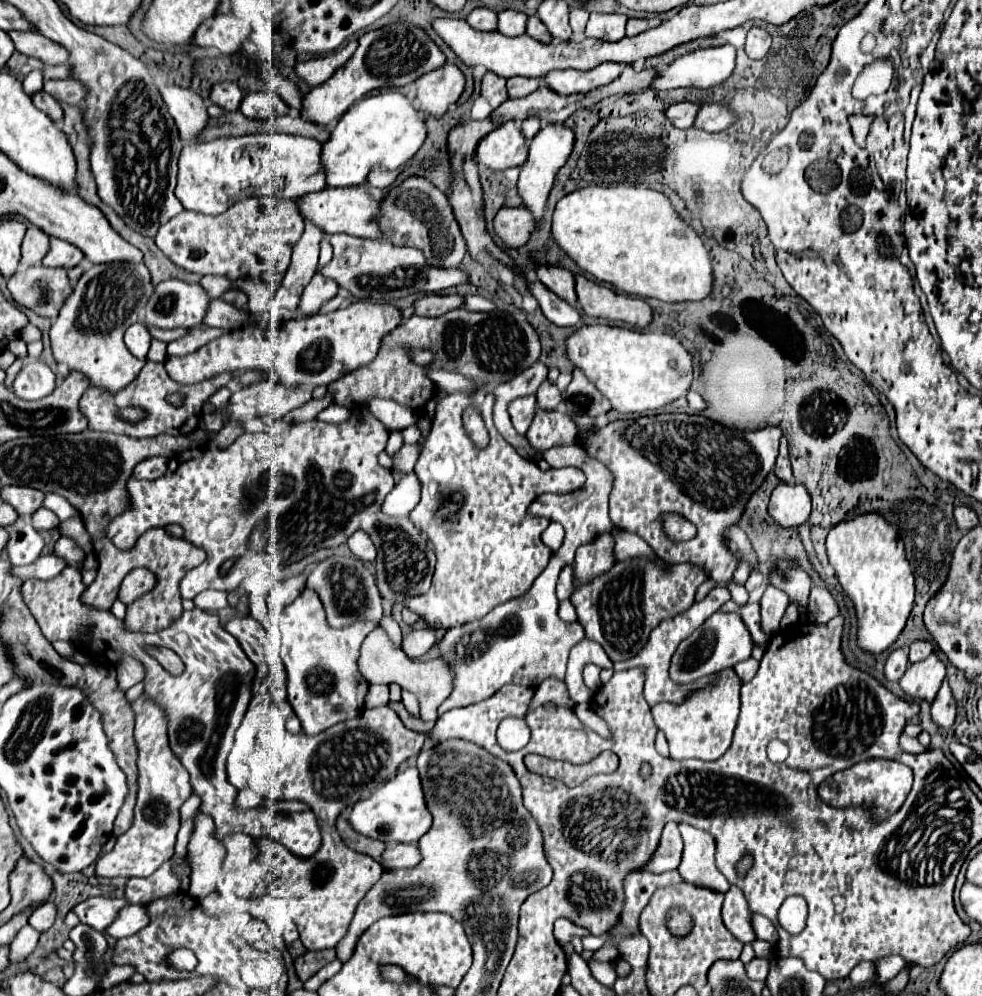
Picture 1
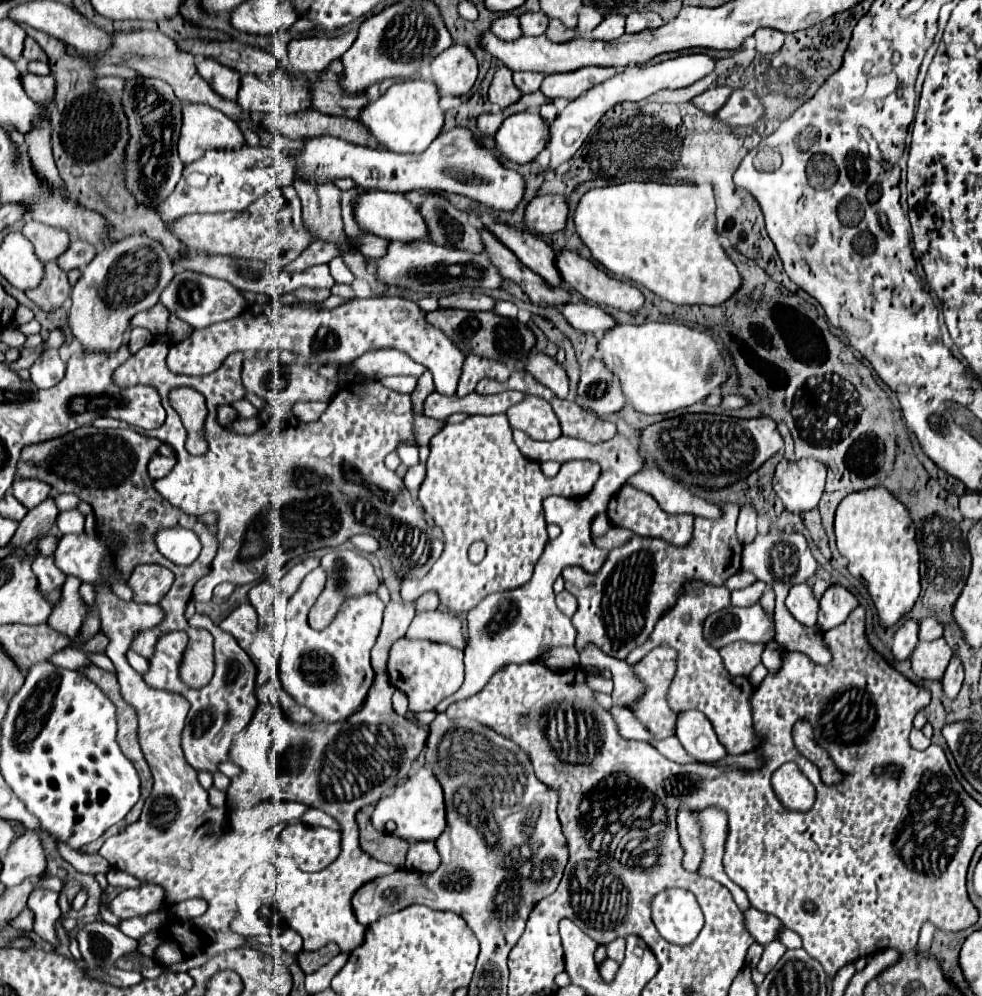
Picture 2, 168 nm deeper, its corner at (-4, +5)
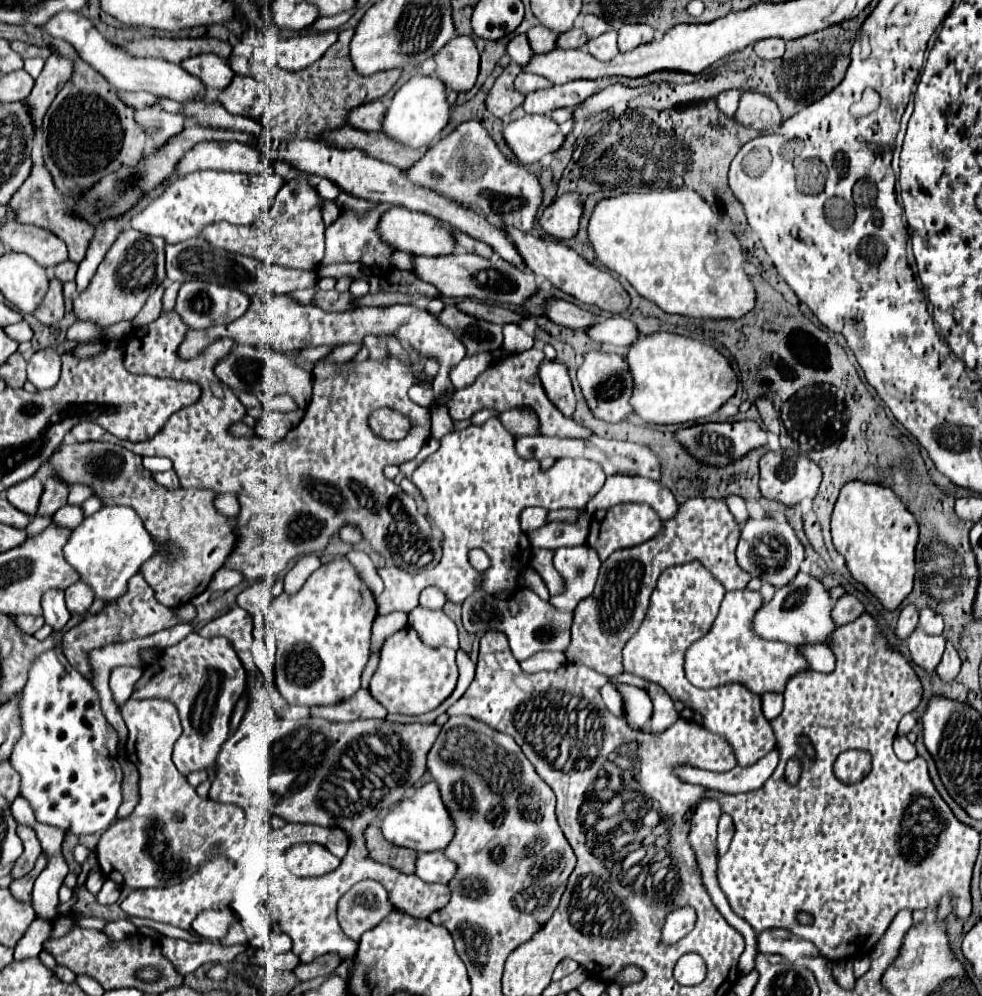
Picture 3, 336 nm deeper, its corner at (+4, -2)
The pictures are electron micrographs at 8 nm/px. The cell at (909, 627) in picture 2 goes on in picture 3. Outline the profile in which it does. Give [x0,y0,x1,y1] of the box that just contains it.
[895,605,919,641]

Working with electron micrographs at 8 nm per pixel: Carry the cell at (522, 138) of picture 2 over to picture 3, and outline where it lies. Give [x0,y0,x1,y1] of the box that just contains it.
[503,115,565,165]

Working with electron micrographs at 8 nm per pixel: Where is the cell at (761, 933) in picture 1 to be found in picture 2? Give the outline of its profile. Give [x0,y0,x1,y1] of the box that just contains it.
[779,928,801,950]

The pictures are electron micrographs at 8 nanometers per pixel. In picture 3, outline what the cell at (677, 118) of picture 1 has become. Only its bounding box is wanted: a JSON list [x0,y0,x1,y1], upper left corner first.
[715,91,741,117]

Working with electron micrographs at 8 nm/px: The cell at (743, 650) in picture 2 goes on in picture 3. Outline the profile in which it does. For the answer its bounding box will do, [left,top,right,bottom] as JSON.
[689,591,809,695]

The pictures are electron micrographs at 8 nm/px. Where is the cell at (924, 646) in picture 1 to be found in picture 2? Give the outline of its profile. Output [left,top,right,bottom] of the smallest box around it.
[919,616,943,640]

